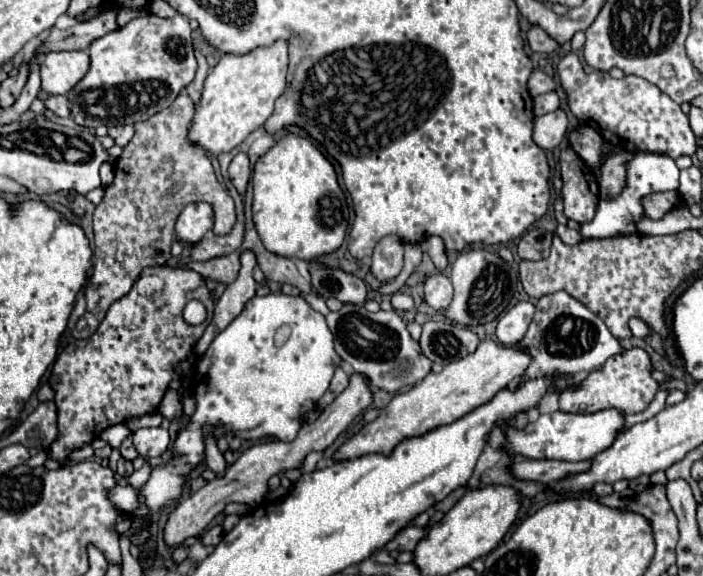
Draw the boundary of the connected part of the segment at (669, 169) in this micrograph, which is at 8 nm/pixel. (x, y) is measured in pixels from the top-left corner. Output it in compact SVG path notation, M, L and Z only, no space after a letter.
M633 153L633 159L627 161L627 183L617 197L601 197L597 205L597 215L593 221L581 225L583 239L605 239L617 235L639 233L637 223L645 217L643 197L657 191L675 191L679 187L679 167L675 161L661 153Z

